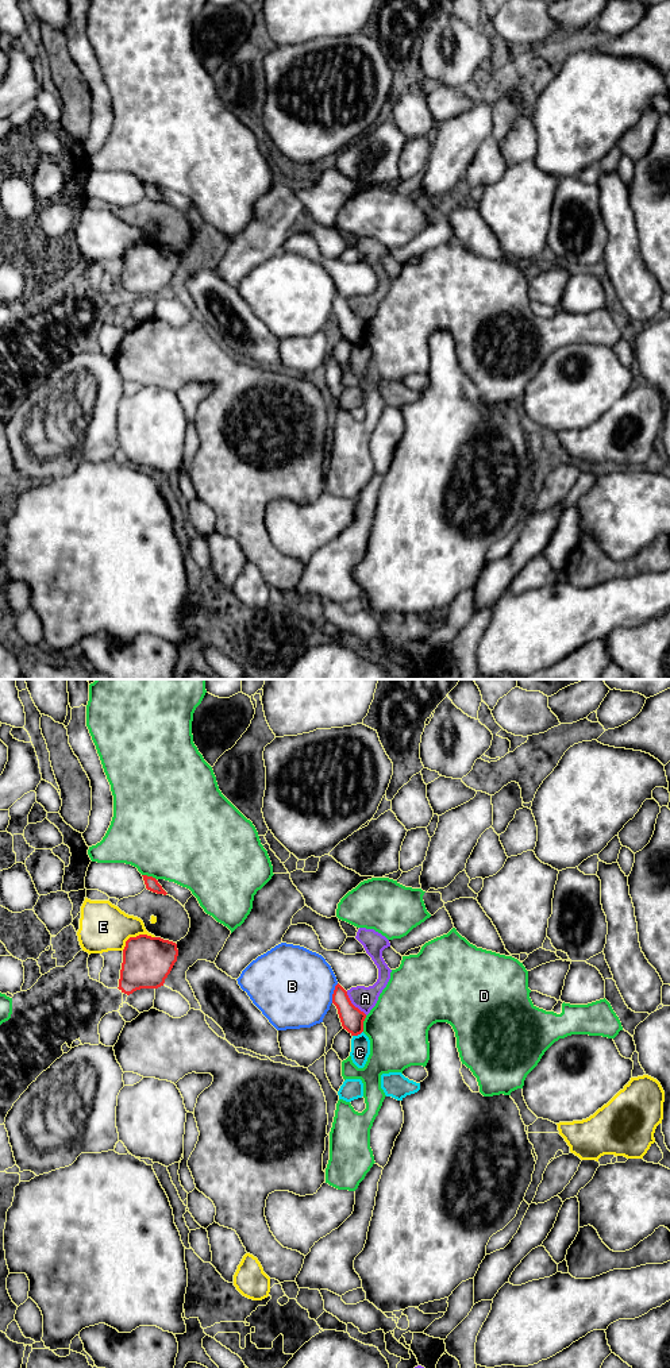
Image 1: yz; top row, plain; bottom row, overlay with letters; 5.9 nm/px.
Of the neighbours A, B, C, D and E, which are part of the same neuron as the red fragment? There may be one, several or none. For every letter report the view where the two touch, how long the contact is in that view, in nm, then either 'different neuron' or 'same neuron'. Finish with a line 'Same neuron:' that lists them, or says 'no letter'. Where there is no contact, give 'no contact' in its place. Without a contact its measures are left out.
A: yz | 190 nm | different neuron
B: yz | 130 nm | different neuron
C: yz | 70 nm | different neuron
D: yz | 100 nm | different neuron
E: yz | 220 nm | different neuron
Same neuron: no letter

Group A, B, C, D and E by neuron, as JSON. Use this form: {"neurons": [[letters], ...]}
{"neurons": [["A", "C"], ["B"], ["D"], ["E"]]}

